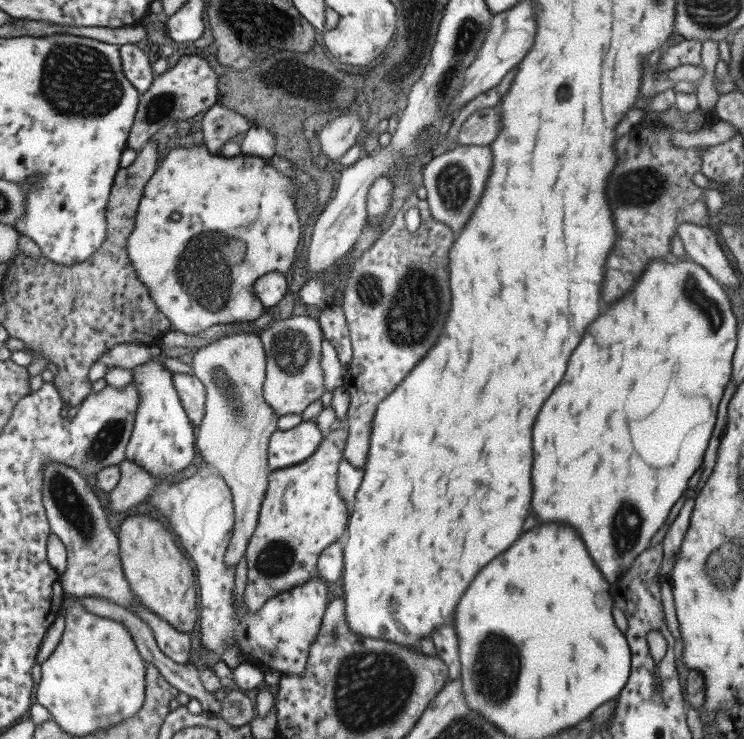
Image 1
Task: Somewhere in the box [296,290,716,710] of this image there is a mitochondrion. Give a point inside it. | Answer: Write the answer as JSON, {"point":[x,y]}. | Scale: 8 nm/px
{"point":[496,678]}

